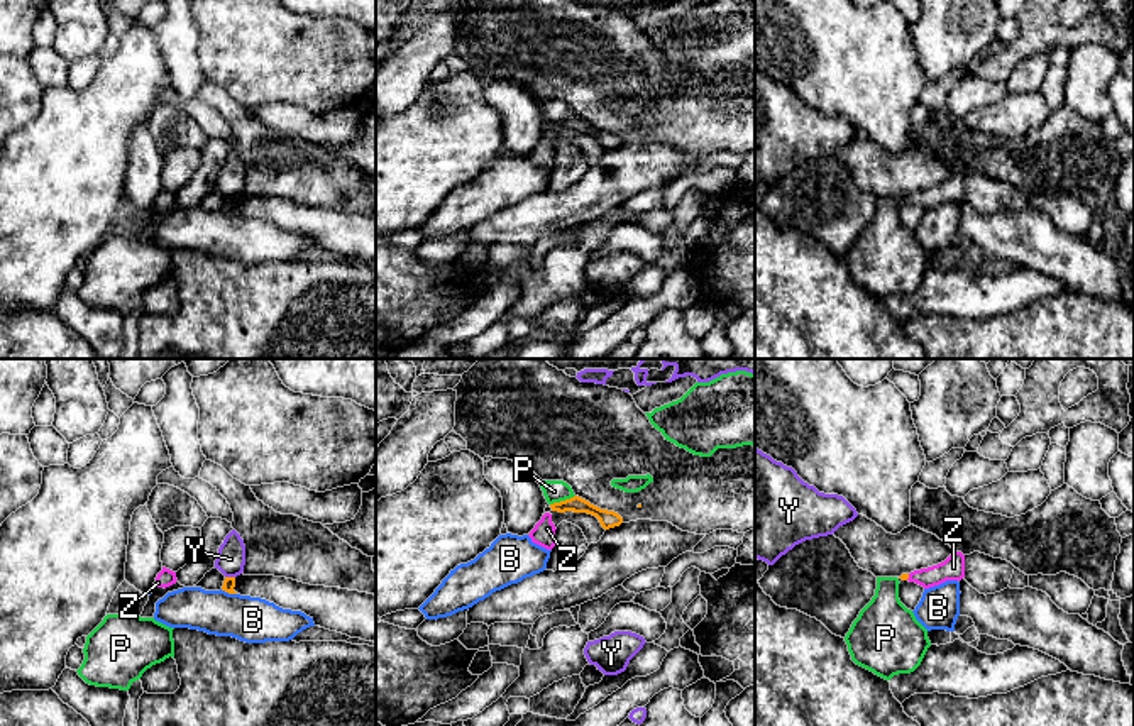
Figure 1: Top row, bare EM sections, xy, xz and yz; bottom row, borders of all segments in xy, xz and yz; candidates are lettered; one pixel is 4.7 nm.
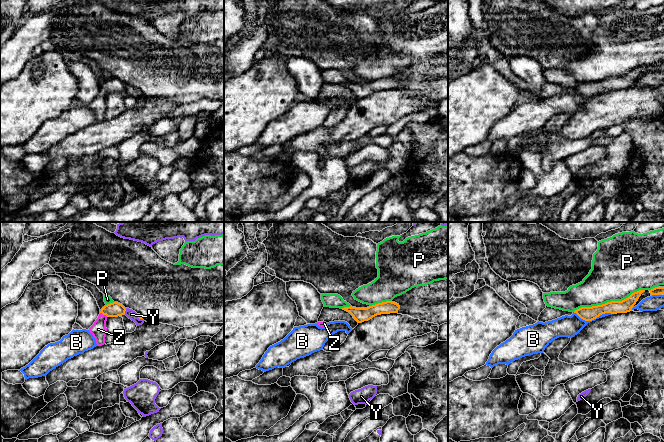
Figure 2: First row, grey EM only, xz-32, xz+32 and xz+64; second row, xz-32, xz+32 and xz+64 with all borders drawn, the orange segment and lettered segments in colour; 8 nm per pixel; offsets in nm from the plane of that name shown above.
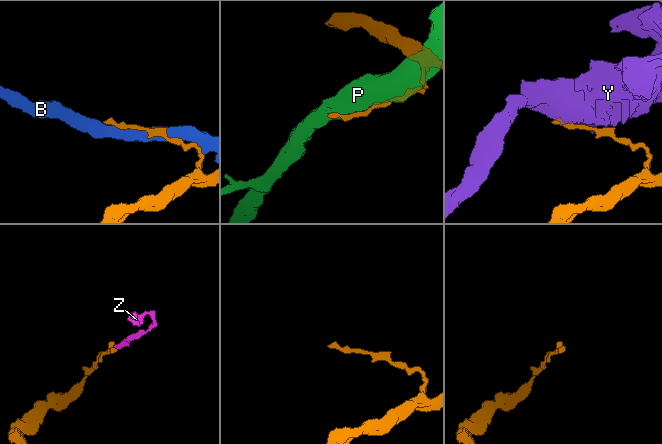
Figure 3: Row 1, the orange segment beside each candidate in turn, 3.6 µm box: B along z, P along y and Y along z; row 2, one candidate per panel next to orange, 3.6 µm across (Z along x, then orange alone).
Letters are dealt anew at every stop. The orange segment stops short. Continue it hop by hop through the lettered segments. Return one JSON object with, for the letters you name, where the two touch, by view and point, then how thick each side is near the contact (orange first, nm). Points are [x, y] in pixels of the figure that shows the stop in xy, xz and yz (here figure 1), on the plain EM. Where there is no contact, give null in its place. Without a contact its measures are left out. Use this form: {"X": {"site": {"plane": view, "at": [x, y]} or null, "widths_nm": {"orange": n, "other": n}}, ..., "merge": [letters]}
{"Z": {"site": {"plane": "yz", "at": [908, 198]}, "widths_nm": {"orange": 30, "other": 110}}, "merge": ["Z"]}

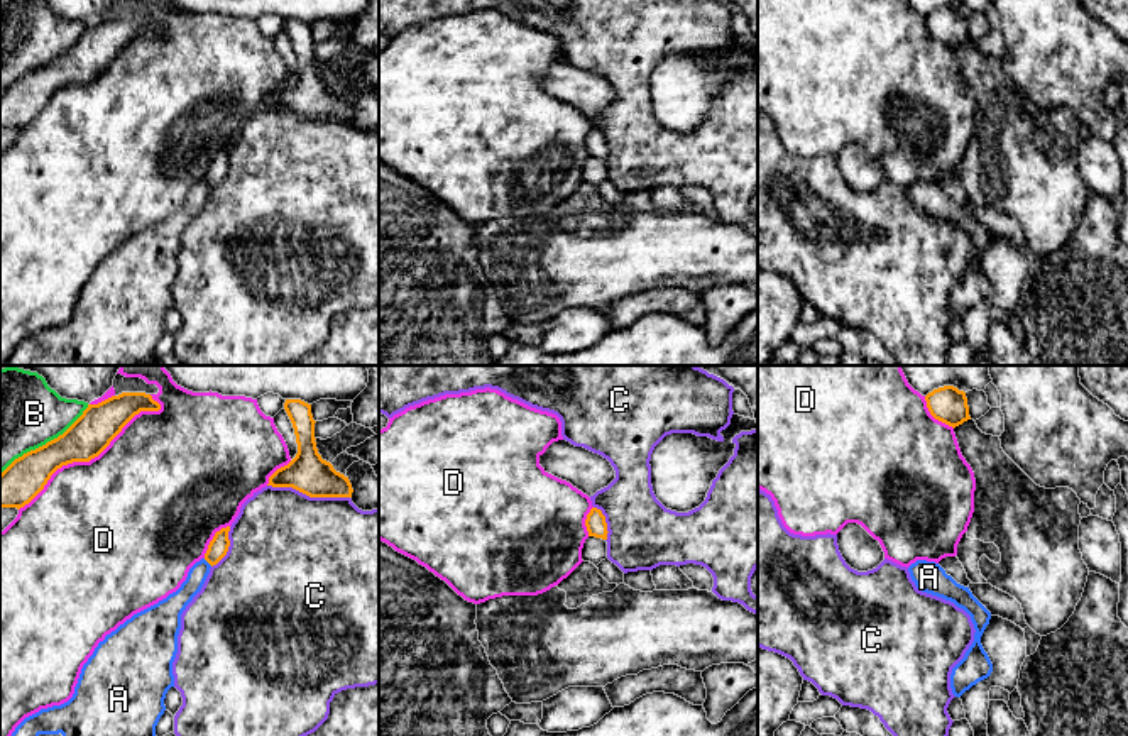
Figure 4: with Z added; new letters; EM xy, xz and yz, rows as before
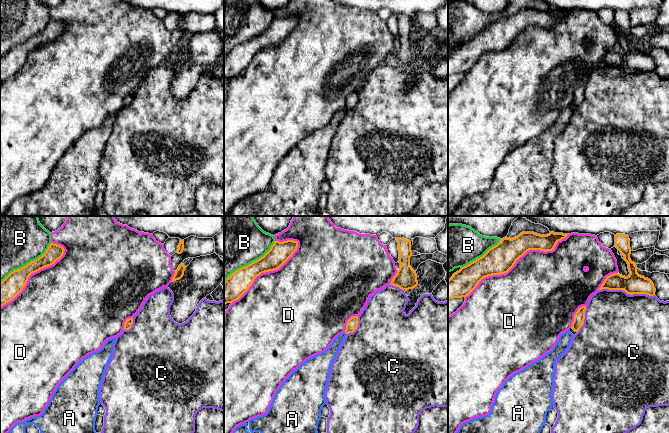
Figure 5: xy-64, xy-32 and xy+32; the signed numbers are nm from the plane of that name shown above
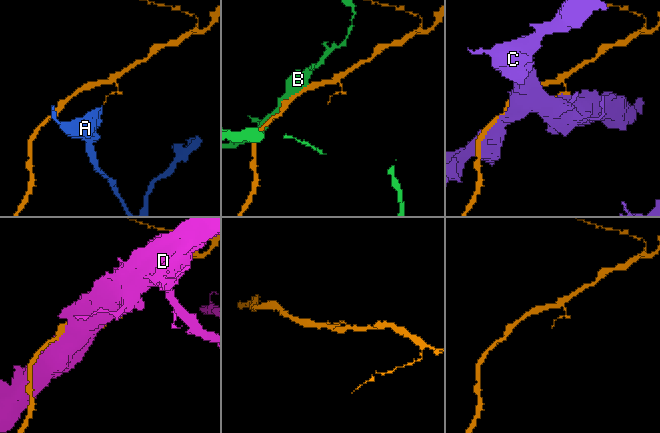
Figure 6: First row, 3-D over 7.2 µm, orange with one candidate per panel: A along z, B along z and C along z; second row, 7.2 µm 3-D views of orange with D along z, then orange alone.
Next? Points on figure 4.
{"merge": []}

